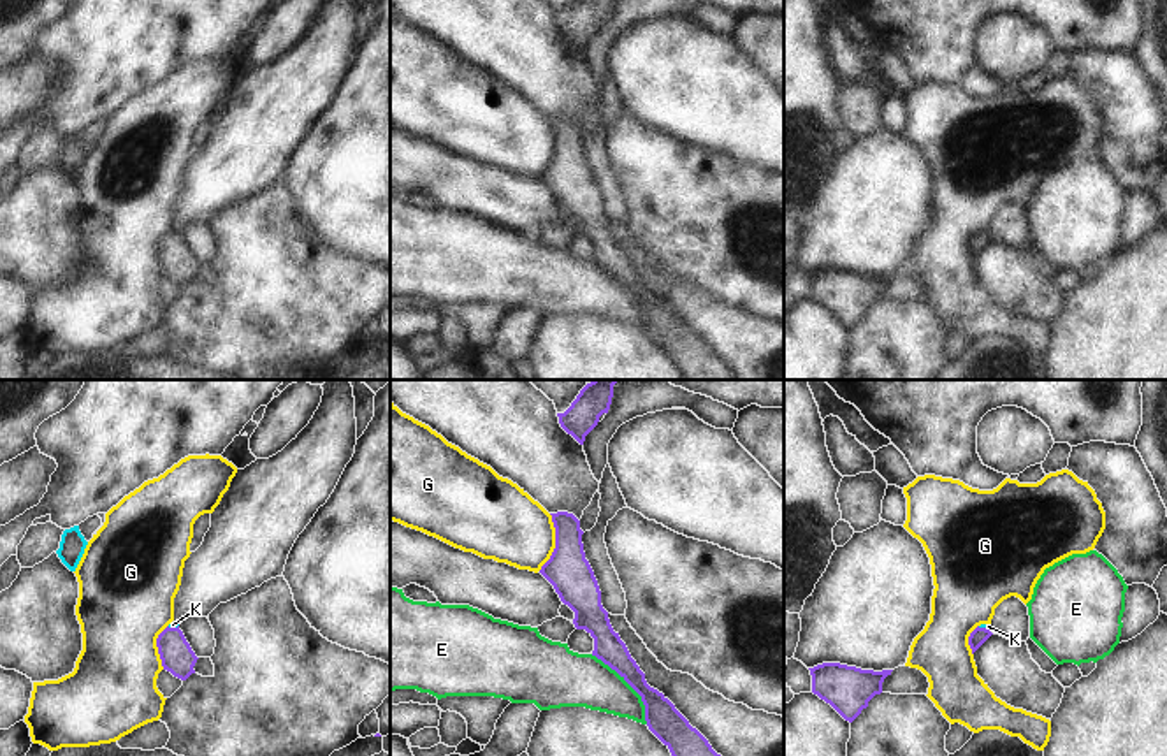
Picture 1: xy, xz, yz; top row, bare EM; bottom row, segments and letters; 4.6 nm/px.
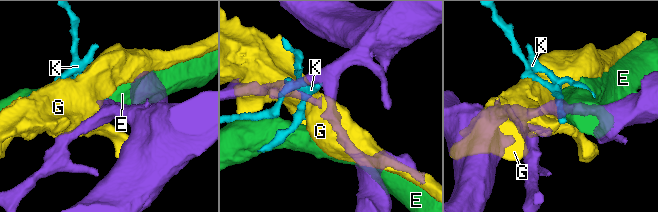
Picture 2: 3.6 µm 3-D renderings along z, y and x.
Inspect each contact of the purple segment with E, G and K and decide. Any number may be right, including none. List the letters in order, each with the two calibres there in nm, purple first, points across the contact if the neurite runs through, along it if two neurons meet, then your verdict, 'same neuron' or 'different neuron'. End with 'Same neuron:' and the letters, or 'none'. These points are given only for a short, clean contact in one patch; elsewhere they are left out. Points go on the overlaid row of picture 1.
E: 160 nm thick on the purple side, 240 nm on the other; different neuron
G: 200 nm thick on the purple side, 340 nm on the other; different neuron
K: 80 nm thick on the purple side, 30 nm on the other; runs through yz (979, 635), (985, 628), (988, 626); same neuron
Same neuron: K

